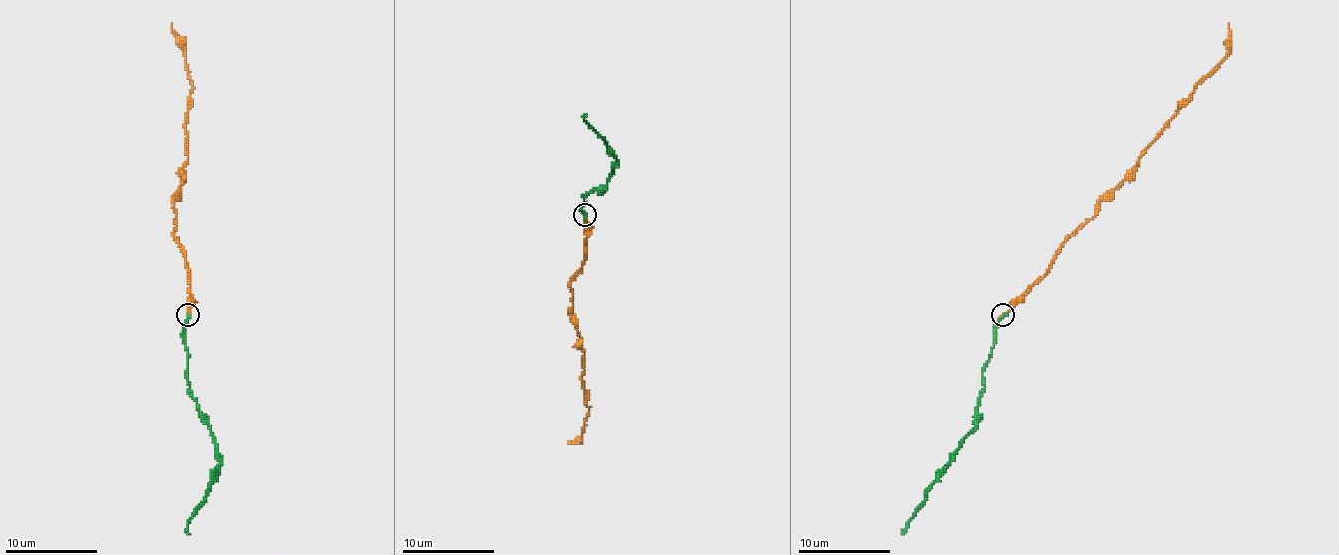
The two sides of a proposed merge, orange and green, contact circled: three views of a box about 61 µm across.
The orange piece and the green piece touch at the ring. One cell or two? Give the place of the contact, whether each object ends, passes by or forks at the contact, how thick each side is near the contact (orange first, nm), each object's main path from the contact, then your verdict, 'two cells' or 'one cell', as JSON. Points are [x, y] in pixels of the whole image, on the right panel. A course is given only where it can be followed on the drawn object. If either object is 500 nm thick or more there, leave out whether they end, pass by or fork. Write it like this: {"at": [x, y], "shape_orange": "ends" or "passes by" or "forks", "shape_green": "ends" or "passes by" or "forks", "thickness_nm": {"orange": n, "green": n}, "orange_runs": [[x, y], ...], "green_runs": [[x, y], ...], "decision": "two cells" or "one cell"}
{"at": [1002, 315], "shape_orange": "ends", "shape_green": "ends", "thickness_nm": {"orange": 200, "green": 240}, "orange_runs": [[1003, 315], [1046, 272], [1056, 251], [1095, 214], [1097, 205], [1122, 180], [1201, 81], [1226, 55], [1228, 23]], "green_runs": [[1003, 315], [982, 373], [984, 391], [977, 403], [975, 428], [901, 534]], "decision": "one cell"}

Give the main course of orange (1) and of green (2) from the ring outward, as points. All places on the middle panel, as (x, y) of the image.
1: (584, 215), (586, 259), (570, 282), (570, 321), (584, 351), (582, 386), (588, 413), (582, 438), (568, 441)
2: (584, 215), (584, 195), (586, 197), (593, 190), (605, 188), (616, 162), (614, 151), (584, 121), (586, 114)

